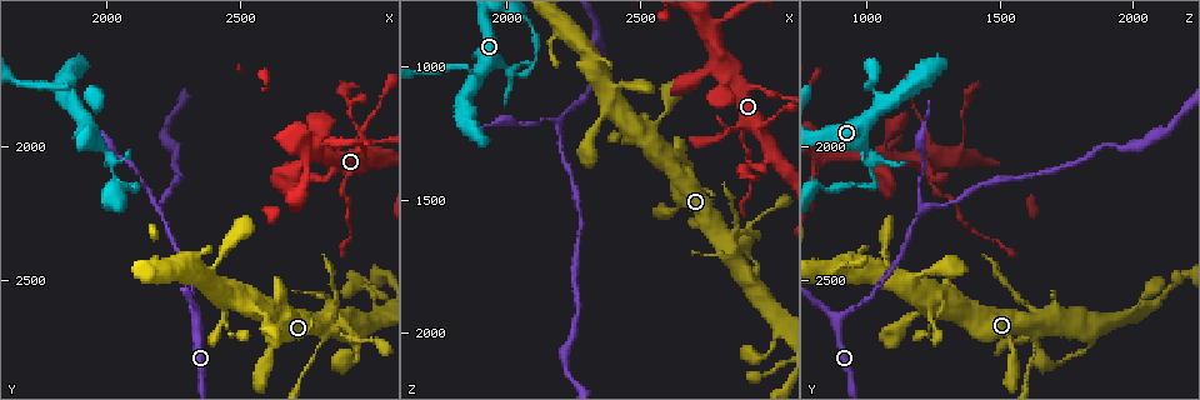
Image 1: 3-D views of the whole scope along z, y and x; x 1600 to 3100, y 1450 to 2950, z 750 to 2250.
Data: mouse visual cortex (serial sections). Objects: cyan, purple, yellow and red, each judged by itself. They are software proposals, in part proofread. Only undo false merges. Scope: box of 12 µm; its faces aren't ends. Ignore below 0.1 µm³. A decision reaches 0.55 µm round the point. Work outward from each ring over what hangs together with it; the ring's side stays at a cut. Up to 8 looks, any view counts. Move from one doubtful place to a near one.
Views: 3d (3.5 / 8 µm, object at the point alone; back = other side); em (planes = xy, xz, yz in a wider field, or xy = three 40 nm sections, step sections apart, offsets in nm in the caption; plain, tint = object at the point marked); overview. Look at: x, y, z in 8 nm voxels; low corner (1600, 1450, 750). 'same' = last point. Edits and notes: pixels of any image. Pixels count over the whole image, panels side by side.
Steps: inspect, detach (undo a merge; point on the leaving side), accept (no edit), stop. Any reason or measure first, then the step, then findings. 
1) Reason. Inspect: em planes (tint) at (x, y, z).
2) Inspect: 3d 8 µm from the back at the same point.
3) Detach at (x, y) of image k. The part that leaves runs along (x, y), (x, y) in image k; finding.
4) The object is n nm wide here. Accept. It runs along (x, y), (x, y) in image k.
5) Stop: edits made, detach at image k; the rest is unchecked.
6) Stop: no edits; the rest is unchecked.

Sharp bend. Inspect: 3d 3.5 µm at (2340, 2650, 890).

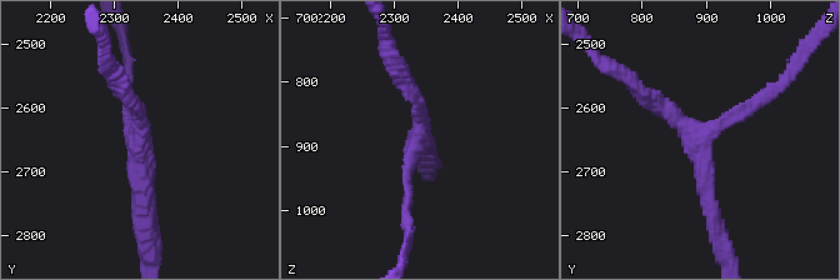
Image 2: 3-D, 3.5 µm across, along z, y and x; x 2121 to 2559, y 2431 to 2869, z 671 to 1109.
Inspect: em planes (tint) at (2340, 2645, 895).

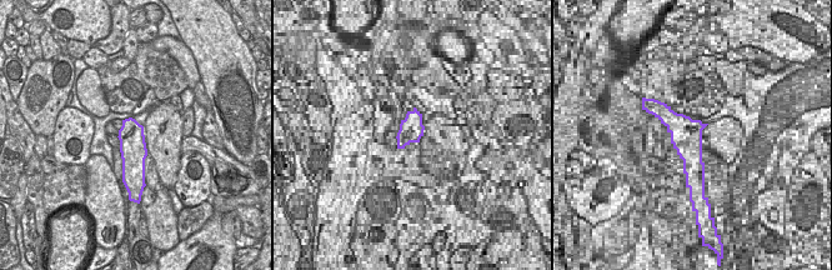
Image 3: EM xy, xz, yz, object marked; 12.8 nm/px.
Inspect: em xy step 2 (tint) at the same point.

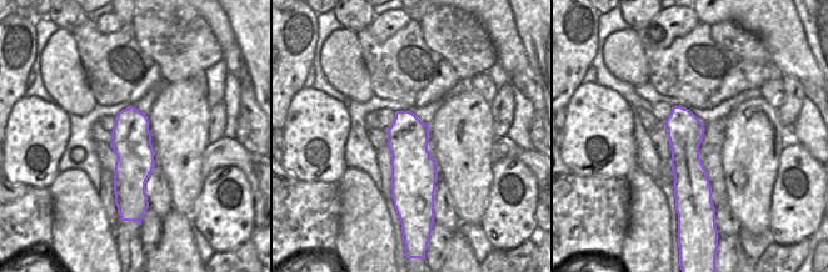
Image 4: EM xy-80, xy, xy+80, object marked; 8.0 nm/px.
3 arms meet here. Accept. It runs along (676, 109), (686, 131), (687, 199) in image 4; all the same cell.

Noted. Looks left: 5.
Arms part here. Inspect: 3d 3.5 µm at (2200, 2250, 1220).

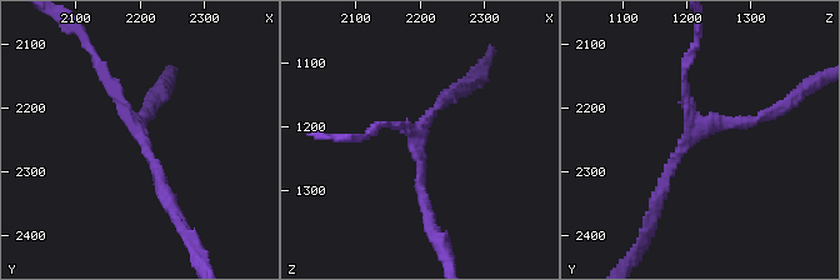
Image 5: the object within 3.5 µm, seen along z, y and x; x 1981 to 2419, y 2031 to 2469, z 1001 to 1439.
3 arms meet here; the arms are 150, 150, 150 nm wide. Inspect: em xy step 5 (tint) at (2195, 2240, 1215).

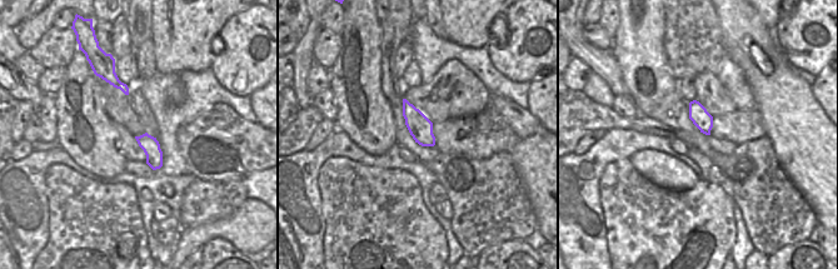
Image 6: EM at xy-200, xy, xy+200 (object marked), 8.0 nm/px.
The object is 200 nm wide here. Accept. It runs along (656, 198), (698, 129), (771, 114) in image 5; all the same cell.

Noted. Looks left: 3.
Sharp bend. Inspect: 3d 8 µm at (2820, 2660, 1660).

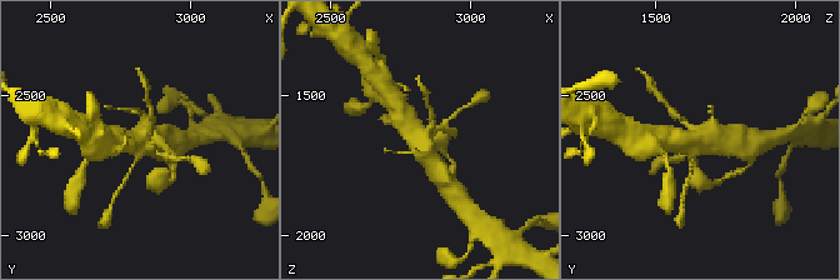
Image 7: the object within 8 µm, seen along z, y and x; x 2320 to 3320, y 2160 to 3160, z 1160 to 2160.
Inspect: em xy step 5 (tint) at (2830, 2660, 1670).

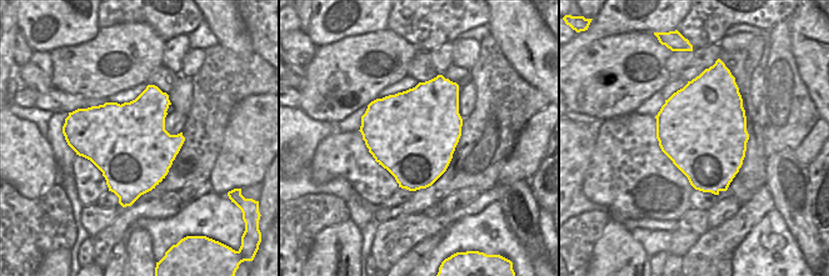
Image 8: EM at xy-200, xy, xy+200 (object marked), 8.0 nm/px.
The object is 700 nm wide here. Accept. It runs along (396, 105), (415, 130), (433, 165) in image 7; all the same cell.

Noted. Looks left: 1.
Stop: no edits; the rest is unchecked.

